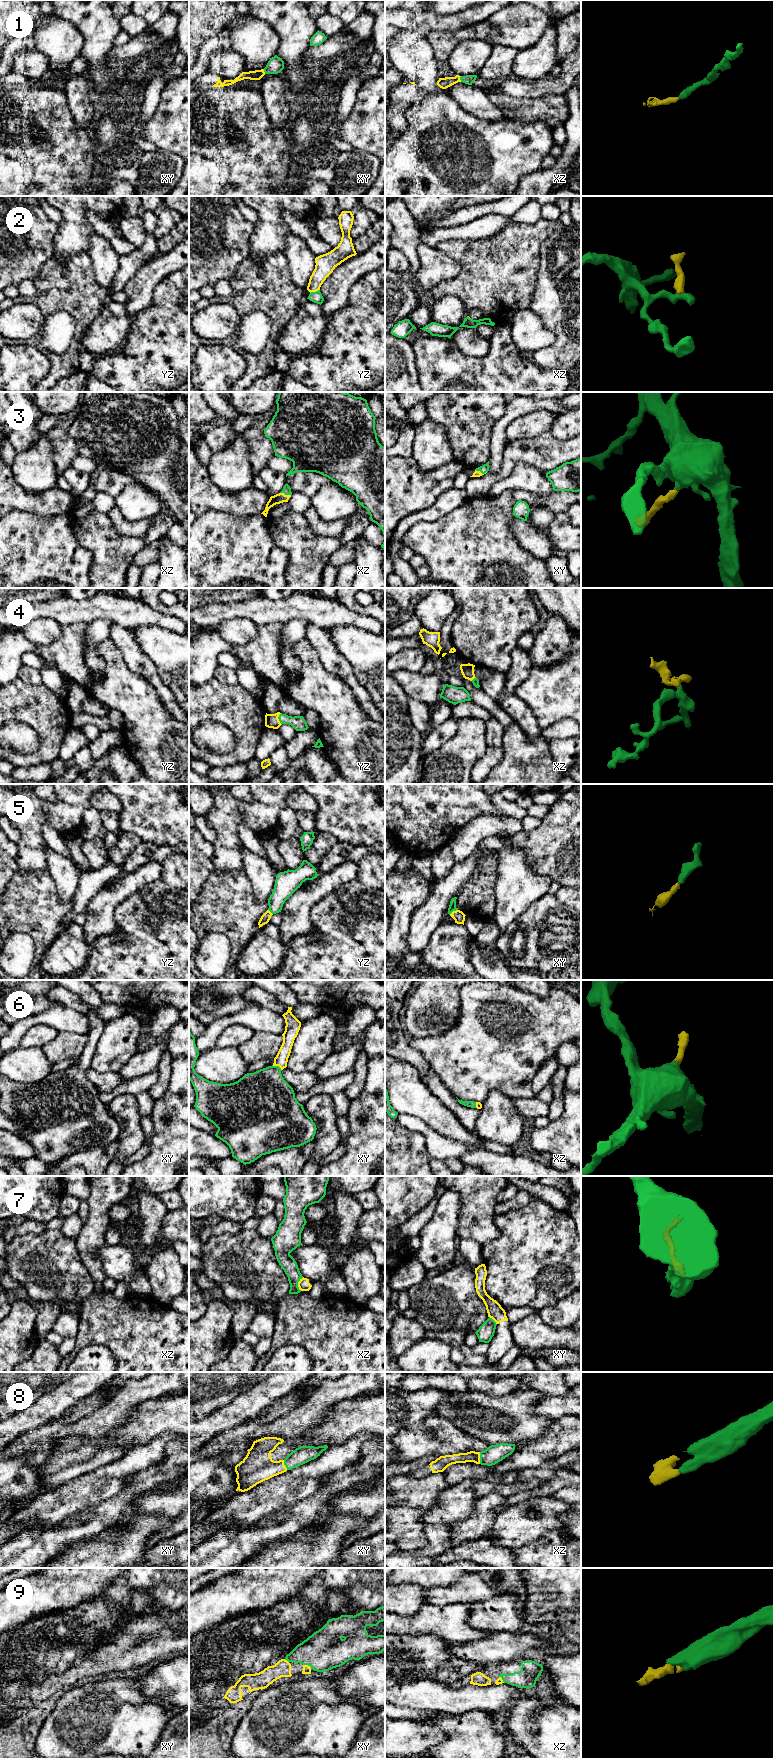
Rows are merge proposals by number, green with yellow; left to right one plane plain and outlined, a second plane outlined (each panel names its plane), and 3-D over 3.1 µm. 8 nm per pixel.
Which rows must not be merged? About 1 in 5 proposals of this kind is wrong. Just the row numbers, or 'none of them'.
2, 7

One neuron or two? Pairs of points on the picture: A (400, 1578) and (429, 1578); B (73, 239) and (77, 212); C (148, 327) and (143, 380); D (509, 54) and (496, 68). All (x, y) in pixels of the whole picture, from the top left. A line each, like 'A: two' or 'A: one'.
A: one
B: one
C: one
D: one

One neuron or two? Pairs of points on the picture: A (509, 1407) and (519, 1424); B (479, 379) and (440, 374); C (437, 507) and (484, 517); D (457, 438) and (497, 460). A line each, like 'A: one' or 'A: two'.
A: one
B: one
C: two
D: two

